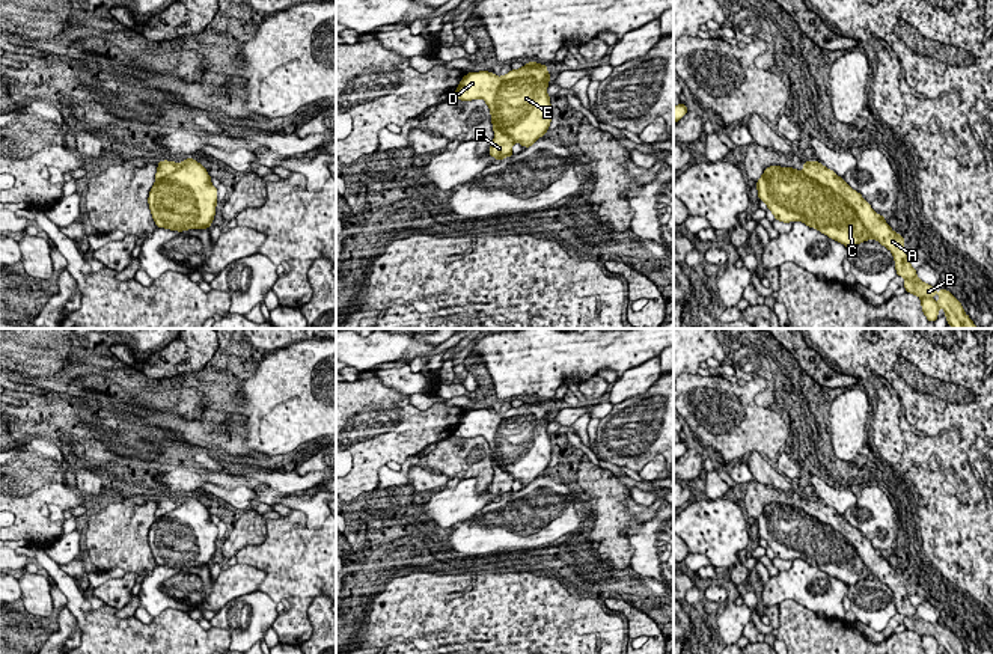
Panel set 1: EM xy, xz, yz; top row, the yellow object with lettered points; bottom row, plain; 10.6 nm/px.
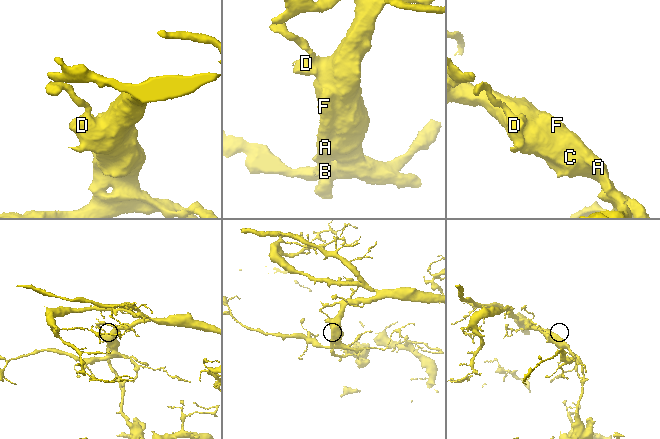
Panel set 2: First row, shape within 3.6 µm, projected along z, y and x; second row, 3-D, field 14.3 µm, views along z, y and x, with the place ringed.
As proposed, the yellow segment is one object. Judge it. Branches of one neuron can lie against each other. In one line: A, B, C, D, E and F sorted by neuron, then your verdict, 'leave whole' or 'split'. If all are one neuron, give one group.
groups A B F / C D E; split

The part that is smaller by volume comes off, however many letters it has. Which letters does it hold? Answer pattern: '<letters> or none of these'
A, B, F

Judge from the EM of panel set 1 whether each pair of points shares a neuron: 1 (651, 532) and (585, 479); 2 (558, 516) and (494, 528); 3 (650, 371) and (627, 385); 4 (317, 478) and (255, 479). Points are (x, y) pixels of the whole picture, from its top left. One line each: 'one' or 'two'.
1: two
2: one
3: one
4: one

